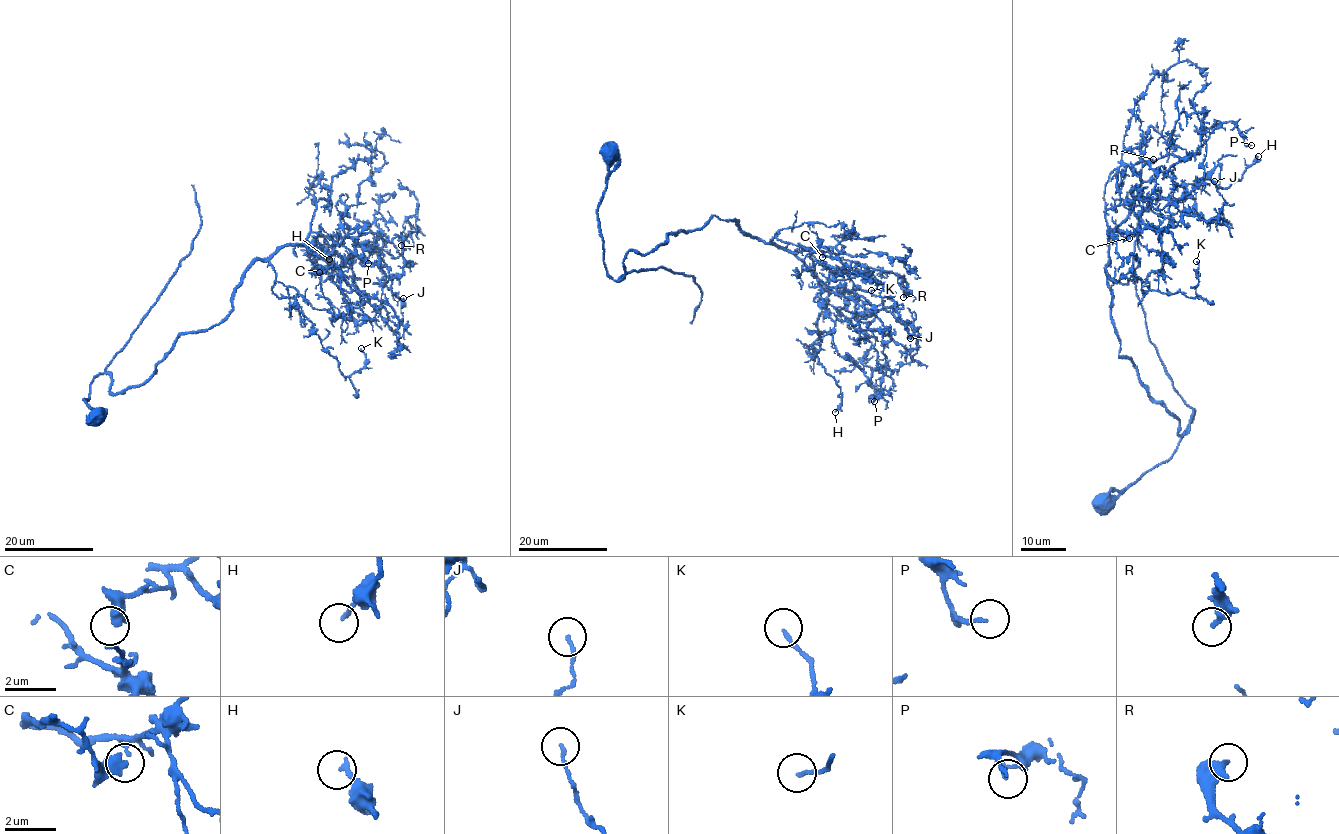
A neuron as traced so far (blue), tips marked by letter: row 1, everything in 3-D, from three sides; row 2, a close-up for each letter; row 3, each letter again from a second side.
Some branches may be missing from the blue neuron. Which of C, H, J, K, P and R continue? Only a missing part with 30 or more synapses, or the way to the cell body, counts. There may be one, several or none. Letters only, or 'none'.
none

